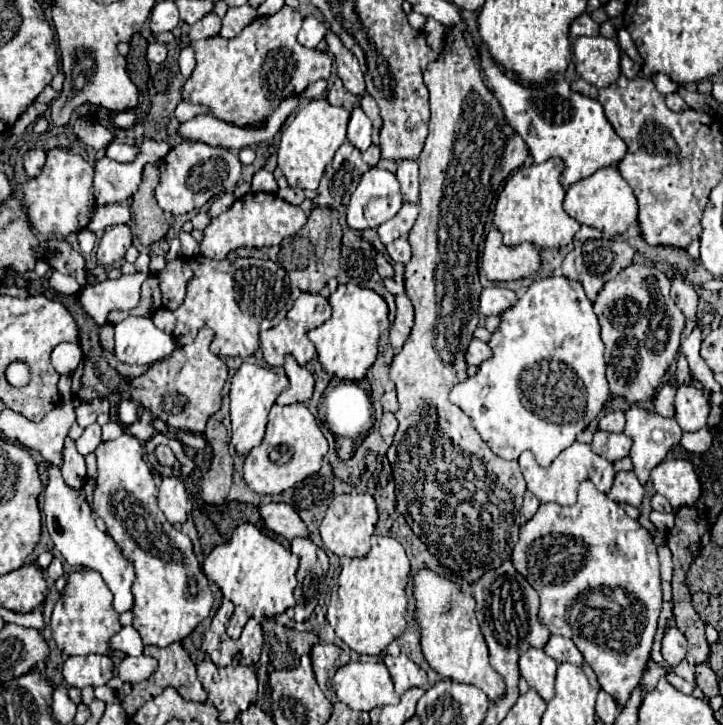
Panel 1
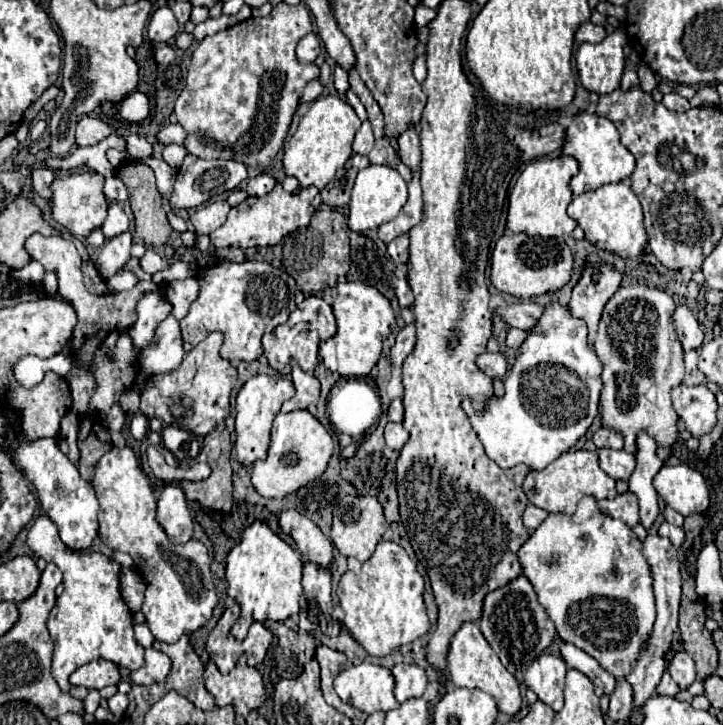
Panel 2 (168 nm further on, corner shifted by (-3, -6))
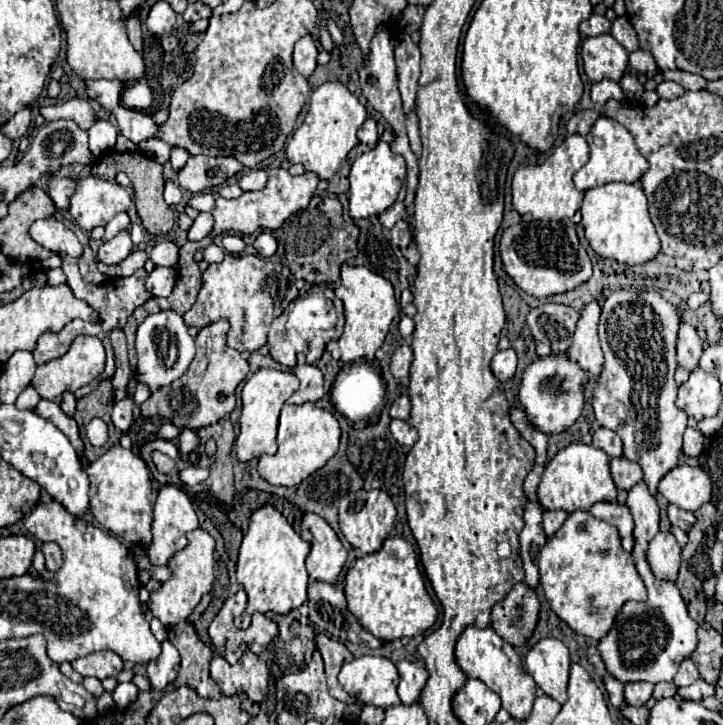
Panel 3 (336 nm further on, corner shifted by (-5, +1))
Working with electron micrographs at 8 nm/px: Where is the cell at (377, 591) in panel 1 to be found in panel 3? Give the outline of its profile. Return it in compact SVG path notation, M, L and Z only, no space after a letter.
M389 536L381 550L359 558L349 568L345 576L345 596L349 610L357 616L363 628L383 642L417 636L429 630L439 614L425 590L425 580L419 572L413 546L399 536Z

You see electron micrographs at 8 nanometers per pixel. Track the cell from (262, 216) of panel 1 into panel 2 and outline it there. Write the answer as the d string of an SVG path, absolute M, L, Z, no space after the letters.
M275 185L271 193L265 197L247 197L243 203L231 207L227 221L215 229L211 239L211 249L227 249L227 247L273 247L277 245L285 235L297 231L299 227L307 227L311 221L311 215L315 209L311 207L313 197L319 193L317 187L301 189L299 195L291 195L283 191L281 185Z

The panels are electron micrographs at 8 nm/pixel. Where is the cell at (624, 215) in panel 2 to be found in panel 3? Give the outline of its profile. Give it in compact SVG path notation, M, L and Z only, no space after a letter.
M611 182L587 190L581 204L581 214L583 214L585 238L591 244L591 248L603 258L611 258L627 266L637 266L657 258L657 254L661 252L661 242L649 218L647 198L639 182L635 184Z

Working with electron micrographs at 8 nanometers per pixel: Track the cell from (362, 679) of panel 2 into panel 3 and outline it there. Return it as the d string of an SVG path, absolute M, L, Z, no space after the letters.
M361 656L345 664L339 672L343 690L361 704L389 708L401 704L397 696L399 674L395 664L383 656Z

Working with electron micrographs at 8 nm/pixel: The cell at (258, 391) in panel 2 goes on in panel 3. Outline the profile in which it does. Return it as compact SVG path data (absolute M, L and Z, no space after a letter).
M261 368L257 370L243 386L241 390L241 400L243 400L243 410L241 410L241 432L235 440L235 454L241 462L249 462L251 458L259 458L261 454L275 454L277 452L277 424L279 424L279 412L281 406L287 402L287 398L297 392L299 380L293 376L293 372L281 372L273 368Z

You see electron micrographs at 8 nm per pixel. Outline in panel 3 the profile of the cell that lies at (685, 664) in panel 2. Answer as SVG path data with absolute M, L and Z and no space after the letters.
M687 658L687 660L683 660L683 664L681 664L679 672L675 674L673 682L675 682L675 686L689 686L689 684L693 684L695 680L699 680L699 670L697 670L697 666L693 664L693 660Z

